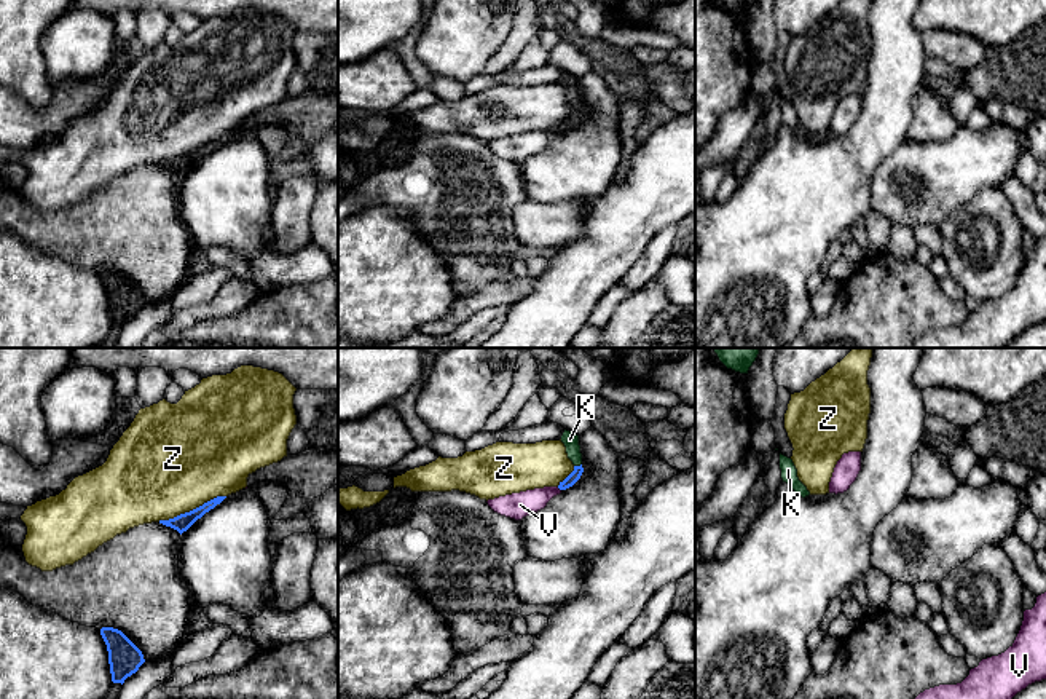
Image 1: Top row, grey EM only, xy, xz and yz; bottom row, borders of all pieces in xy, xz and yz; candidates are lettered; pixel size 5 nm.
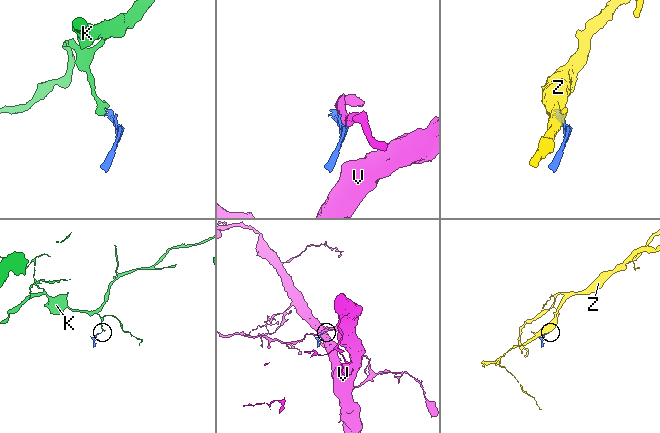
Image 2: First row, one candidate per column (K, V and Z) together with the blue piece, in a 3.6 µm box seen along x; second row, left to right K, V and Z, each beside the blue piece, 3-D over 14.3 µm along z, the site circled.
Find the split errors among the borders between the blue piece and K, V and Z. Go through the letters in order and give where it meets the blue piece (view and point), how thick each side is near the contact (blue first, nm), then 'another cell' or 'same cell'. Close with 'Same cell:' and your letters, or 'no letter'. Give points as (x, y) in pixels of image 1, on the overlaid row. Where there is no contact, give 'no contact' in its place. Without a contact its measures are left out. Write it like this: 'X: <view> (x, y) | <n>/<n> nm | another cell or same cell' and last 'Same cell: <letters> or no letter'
K: xz (578, 466) | 60/80 nm | same cell
V: no contact | another cell
Z: xy (193, 509) | 90/500 nm | another cell
Same cell: K

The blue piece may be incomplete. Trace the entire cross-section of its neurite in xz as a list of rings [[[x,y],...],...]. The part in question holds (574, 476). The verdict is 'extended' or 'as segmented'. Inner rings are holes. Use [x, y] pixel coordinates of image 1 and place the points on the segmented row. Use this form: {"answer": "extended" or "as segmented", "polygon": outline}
{"answer": "extended", "polygon": [[[564,429],[564,432],[561,436],[561,442],[566,447],[568,458],[574,464],[574,471],[558,485],[560,490],[566,490],[580,479],[584,468],[582,468],[582,453],[580,453],[580,445],[579,445],[579,436]]]}

